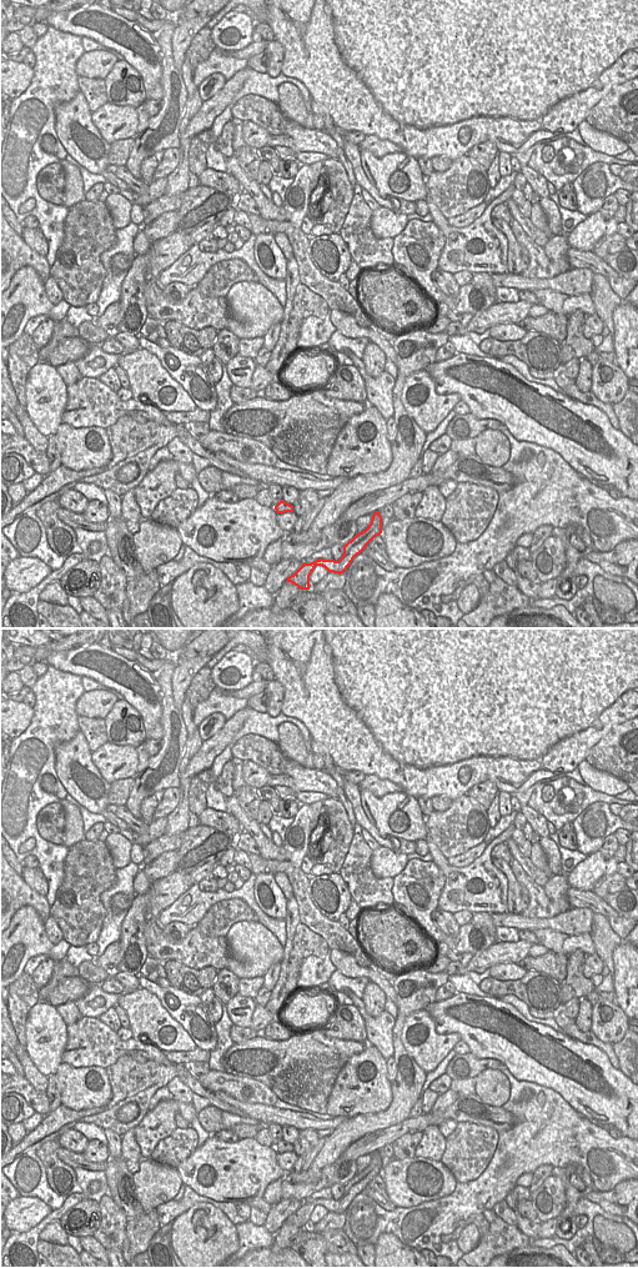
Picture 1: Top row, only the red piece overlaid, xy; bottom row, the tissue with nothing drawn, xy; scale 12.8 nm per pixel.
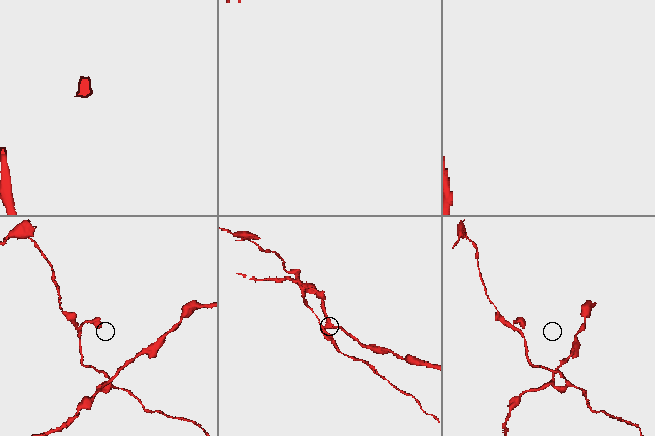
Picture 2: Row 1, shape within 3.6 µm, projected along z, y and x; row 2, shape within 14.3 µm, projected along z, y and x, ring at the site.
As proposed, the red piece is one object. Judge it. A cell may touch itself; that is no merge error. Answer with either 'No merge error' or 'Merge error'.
Merge error.

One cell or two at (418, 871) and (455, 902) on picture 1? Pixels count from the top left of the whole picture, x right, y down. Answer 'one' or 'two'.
two

